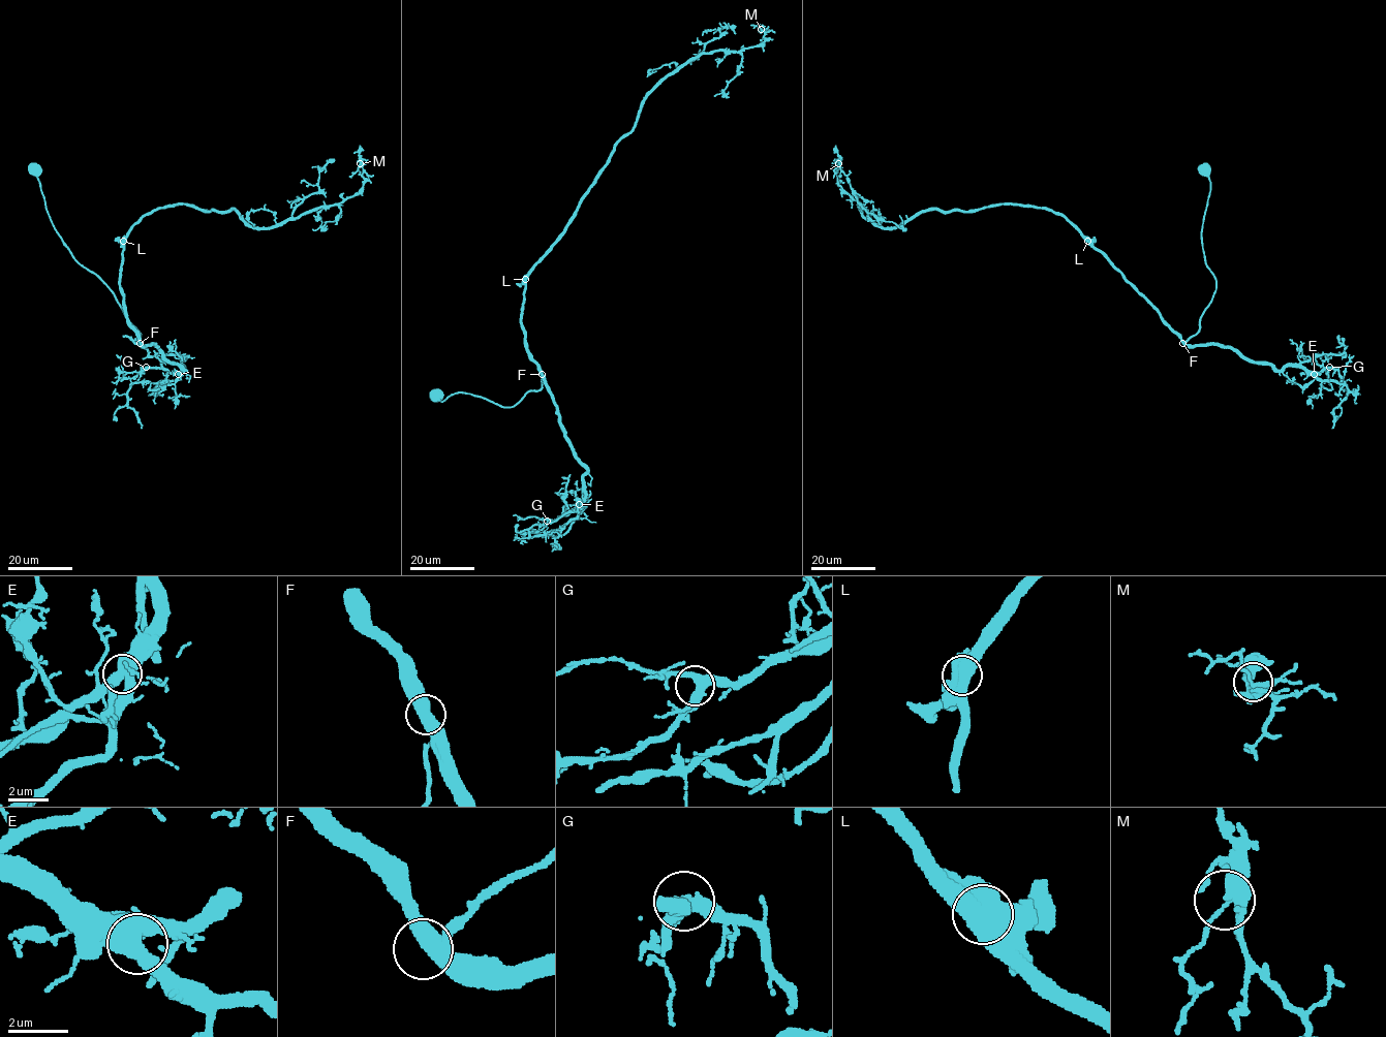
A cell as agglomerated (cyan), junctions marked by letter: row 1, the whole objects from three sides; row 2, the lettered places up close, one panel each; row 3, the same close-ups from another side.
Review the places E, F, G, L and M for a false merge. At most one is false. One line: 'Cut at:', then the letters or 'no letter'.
Cut at: no letter

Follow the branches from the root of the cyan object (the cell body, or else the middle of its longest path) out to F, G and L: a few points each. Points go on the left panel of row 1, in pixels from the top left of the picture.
F: (34, 168), (57, 232), (72, 257), (93, 272), (113, 292), (127, 321), (140, 333), (140, 343)
G: (34, 168), (52, 224), (72, 257), (113, 292), (142, 344), (153, 344), (185, 370), (146, 367)
L: (34, 168), (50, 218), (63, 243), (113, 292), (140, 333), (141, 342), (127, 319), (120, 284), (123, 240)

